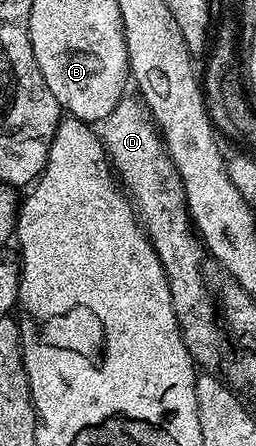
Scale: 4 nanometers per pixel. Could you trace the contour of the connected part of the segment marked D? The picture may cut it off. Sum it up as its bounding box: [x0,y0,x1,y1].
[102,97,222,368]

